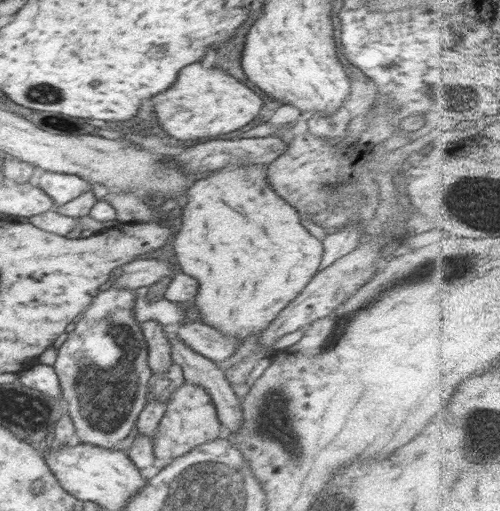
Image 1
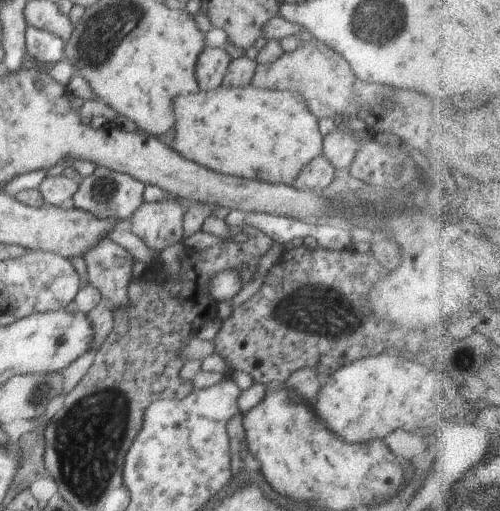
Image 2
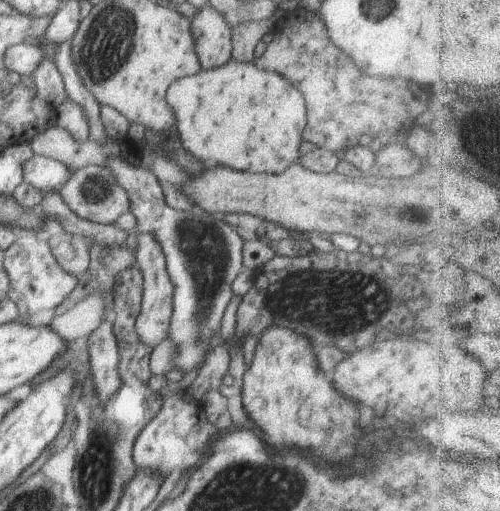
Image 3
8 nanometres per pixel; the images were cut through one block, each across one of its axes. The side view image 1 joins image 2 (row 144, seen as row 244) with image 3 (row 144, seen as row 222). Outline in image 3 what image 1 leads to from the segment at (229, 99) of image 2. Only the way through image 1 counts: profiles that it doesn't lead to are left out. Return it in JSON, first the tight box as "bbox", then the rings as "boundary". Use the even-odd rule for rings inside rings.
{"bbox":[168,5,307,175],"boundary":[[[210,5],[199,9],[198,14],[191,20],[191,29],[200,66],[204,70],[218,66],[222,68],[214,72],[202,70],[196,76],[182,78],[174,82],[168,90],[168,104],[176,114],[176,130],[183,148],[193,156],[192,158],[200,160],[200,164],[204,162],[208,168],[228,166],[230,160],[230,168],[240,172],[248,170],[250,174],[271,175],[284,172],[290,168],[292,162],[296,163],[299,160],[298,150],[302,144],[302,132],[307,121],[304,96],[296,87],[286,82],[287,78],[258,70],[254,64],[228,62],[232,50],[232,29],[228,27],[222,15]]]}

